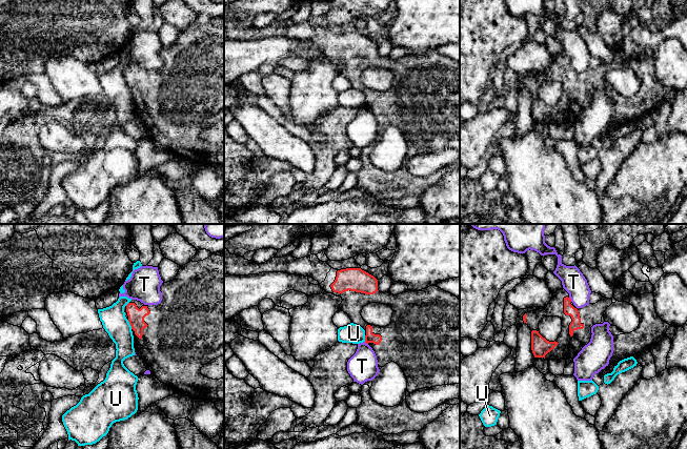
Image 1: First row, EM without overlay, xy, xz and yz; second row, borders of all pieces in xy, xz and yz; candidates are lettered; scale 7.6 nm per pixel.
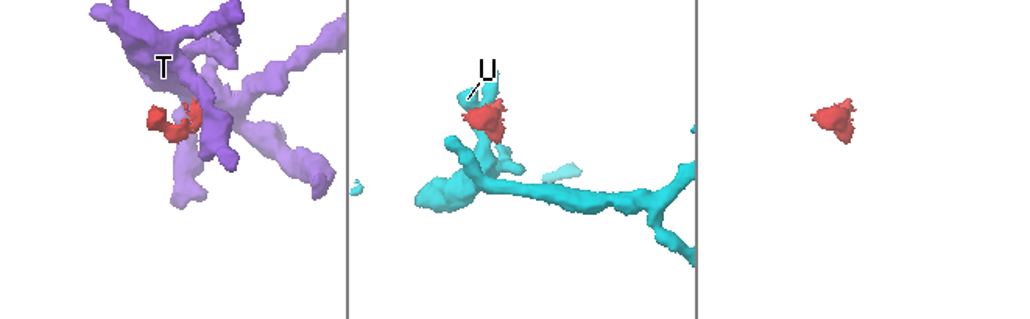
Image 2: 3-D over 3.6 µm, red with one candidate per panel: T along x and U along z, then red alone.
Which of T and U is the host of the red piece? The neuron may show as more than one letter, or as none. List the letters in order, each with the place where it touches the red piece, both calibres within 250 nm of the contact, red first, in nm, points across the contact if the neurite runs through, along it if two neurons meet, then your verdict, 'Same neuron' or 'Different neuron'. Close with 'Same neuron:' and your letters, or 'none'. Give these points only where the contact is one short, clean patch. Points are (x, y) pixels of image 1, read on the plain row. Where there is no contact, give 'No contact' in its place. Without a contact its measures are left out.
T: Touches red at yz (569, 63). Thickness 80 nm (red) against 180 nm. Different neuron
U: Touches red at xy (129, 87). Thickness 130 nm (red) against 190 nm. Boundary: xy (127, 84), (132, 93). Different neuron
Same neuron: none

